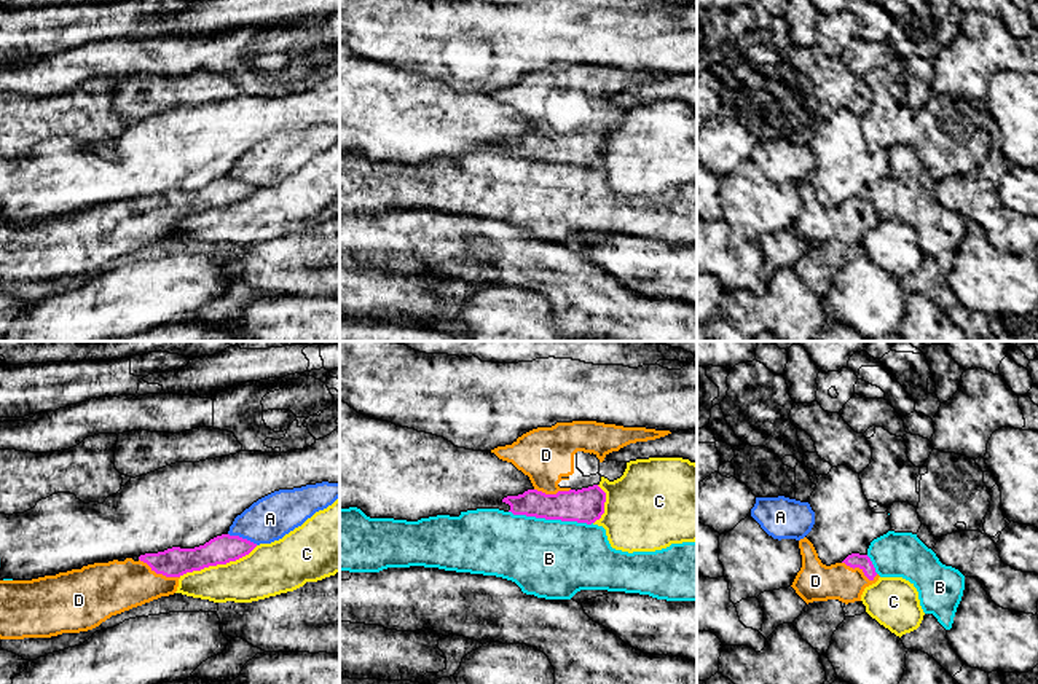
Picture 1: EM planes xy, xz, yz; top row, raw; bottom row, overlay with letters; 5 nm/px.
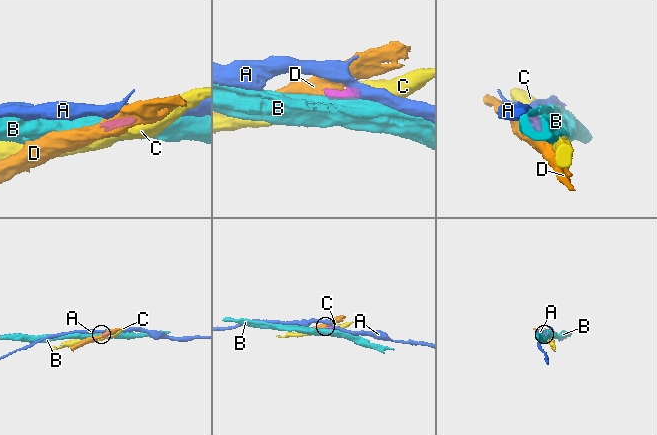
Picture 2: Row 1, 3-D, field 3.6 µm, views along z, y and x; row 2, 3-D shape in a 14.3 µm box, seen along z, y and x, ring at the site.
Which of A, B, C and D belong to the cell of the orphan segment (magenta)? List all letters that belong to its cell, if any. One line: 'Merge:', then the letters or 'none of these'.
Merge: D

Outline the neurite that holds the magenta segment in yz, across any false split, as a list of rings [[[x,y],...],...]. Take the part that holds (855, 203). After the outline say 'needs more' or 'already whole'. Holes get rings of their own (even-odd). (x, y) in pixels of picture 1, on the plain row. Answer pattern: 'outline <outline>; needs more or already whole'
outline [[[807,180],[799,183],[799,191],[802,210],[791,230],[807,247],[828,242],[845,247],[861,244],[864,231],[880,220],[867,198],[851,196],[842,206],[826,209]]]; needs more

